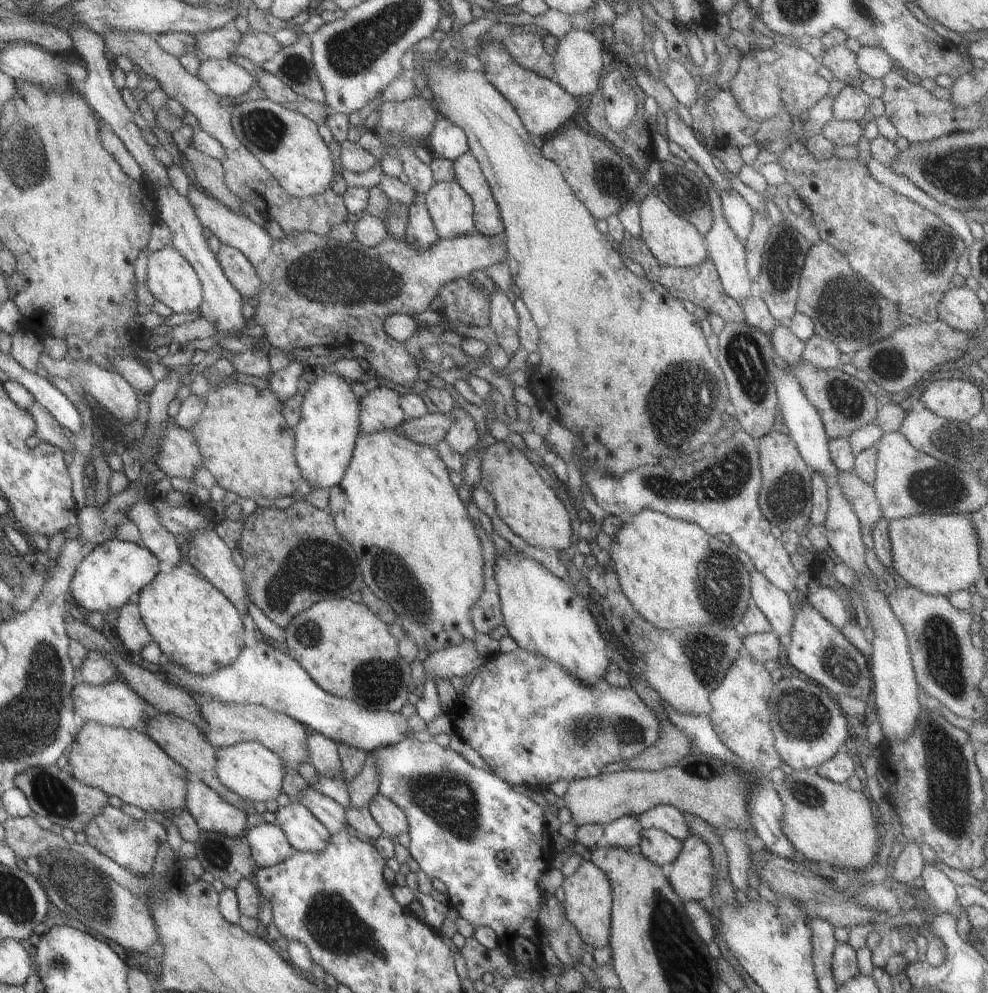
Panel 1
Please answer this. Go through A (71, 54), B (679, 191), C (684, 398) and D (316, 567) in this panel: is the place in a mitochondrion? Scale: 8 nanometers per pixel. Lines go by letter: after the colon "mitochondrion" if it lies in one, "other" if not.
A: other
B: mitochondrion
C: mitochondrion
D: mitochondrion

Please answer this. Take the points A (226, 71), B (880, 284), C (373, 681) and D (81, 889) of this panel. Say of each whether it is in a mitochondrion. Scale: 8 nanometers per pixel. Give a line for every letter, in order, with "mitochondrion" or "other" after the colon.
A: other
B: mitochondrion
C: mitochondrion
D: mitochondrion

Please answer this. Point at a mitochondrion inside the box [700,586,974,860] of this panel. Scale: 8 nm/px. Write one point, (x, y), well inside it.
(947, 799)

